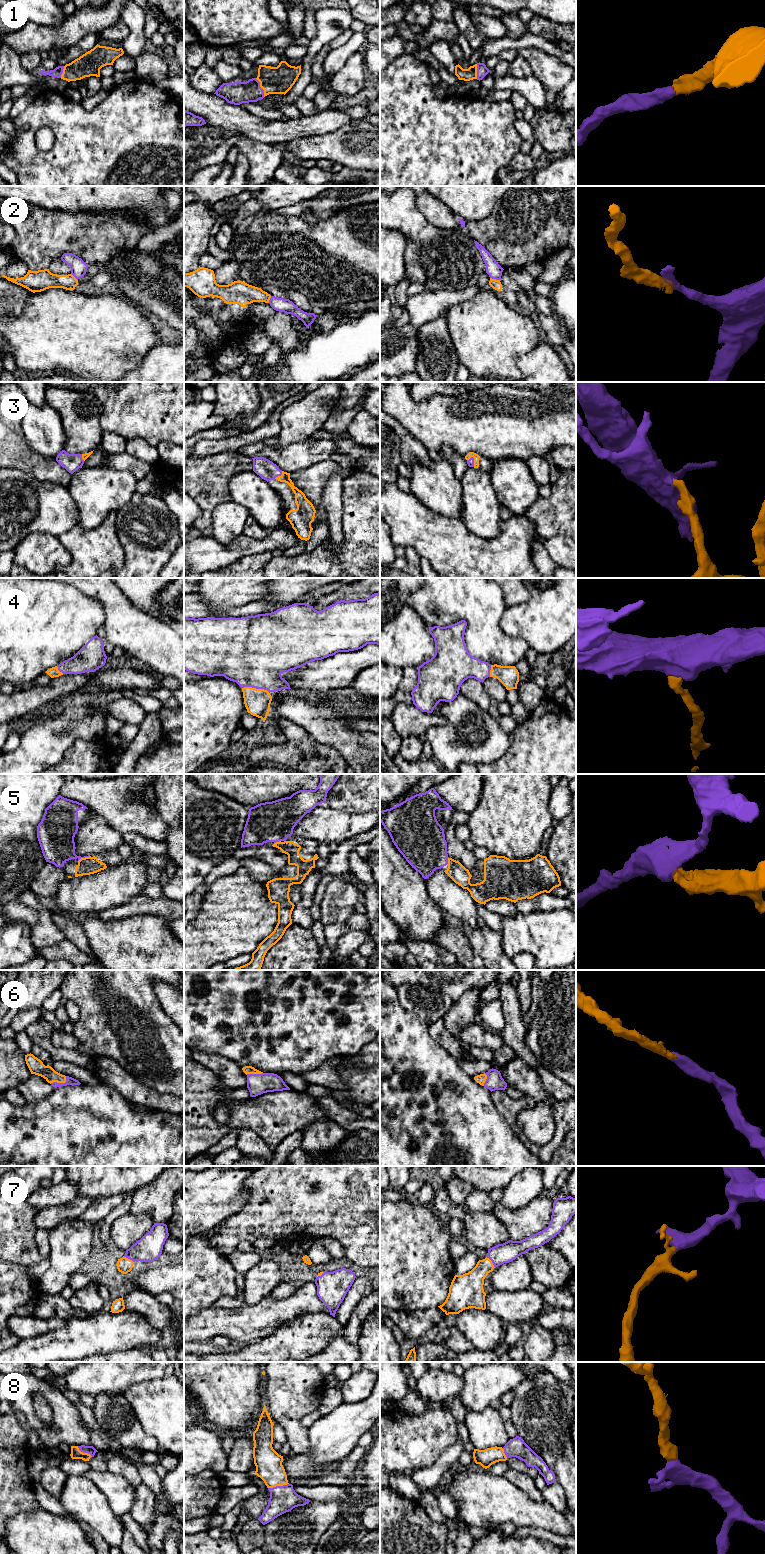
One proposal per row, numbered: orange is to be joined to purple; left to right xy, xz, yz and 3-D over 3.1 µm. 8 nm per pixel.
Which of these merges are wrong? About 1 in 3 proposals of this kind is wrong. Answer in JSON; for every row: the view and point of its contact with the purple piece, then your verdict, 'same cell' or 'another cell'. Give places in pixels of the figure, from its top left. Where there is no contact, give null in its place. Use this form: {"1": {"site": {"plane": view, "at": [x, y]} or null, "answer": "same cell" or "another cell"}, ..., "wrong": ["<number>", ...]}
{"1": {"site": {"plane": "xz", "at": [260, 87]}, "answer": "same cell"}, "2": {"site": {"plane": "yz", "at": [495, 278]}, "answer": "another cell"}, "3": {"site": {"plane": "xz", "at": [279, 475]}, "answer": "same cell"}, "4": {"site": {"plane": "xz", "at": [255, 687]}, "answer": "same cell"}, "5": {"site": {"plane": "xy", "at": [83, 857]}, "answer": "same cell"}, "6": {"site": {"plane": "xy", "at": [60, 1083]}, "answer": "same cell"}, "7": {"site": {"plane": "yz", "at": [492, 1262]}, "answer": "same cell"}, "8": {"site": {"plane": "xz", "at": [278, 1486]}, "answer": "same cell"}, "wrong": ["2"]}

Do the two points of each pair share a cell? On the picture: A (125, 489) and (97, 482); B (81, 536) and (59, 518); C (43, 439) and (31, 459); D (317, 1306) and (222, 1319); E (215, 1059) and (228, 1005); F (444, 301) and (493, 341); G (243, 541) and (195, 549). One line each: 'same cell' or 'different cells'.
A: same cell
B: different cells
C: different cells
D: same cell
E: different cells
F: different cells
G: same cell

